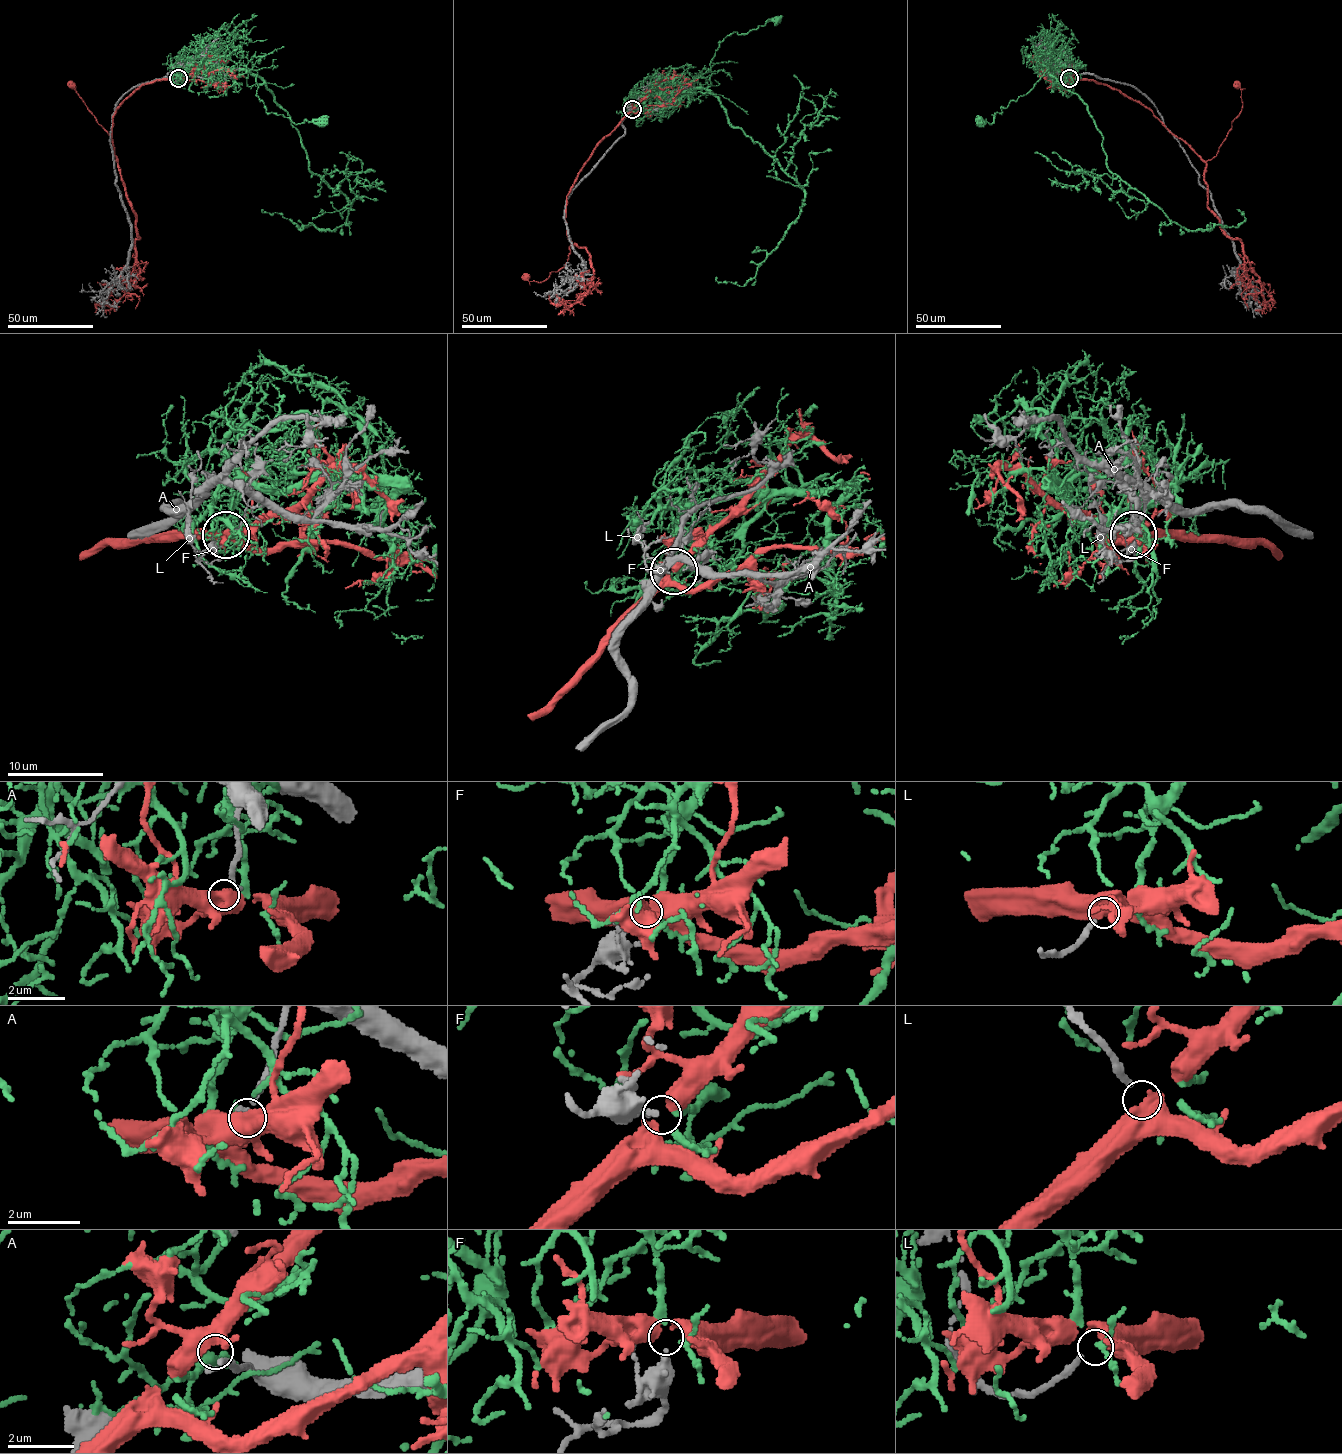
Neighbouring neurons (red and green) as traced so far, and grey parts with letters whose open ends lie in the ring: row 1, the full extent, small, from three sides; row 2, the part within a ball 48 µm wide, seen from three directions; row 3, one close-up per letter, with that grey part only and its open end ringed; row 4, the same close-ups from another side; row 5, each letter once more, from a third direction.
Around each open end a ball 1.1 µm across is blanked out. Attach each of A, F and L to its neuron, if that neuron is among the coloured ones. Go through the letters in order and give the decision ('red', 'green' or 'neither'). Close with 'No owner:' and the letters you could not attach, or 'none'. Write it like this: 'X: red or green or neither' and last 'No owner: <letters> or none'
A: neither
F: green
L: neither
No owner: A, L

